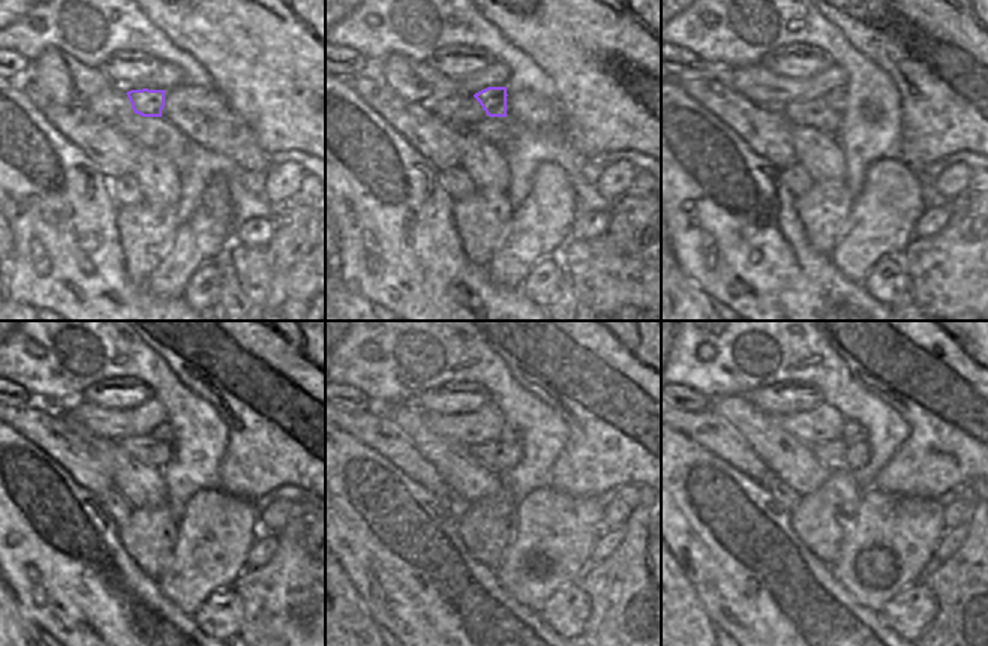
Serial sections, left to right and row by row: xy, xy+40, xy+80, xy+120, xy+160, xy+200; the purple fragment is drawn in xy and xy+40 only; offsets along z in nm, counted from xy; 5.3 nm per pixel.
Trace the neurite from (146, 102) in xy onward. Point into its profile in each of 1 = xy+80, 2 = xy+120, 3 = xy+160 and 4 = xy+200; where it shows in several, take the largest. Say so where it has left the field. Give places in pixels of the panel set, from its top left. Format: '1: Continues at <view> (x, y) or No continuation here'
1: Continues at xy+80 (835, 98)
2: Continues at xy+120 (162, 432)
3: Continues at xy+160 (510, 433)
4: Continues at xy+200 (853, 432)

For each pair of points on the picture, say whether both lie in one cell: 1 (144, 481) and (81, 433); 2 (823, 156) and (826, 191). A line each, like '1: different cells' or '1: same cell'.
1: same cell
2: different cells

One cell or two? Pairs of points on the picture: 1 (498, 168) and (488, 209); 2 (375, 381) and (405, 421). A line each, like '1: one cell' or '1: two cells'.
1: two cells
2: two cells

